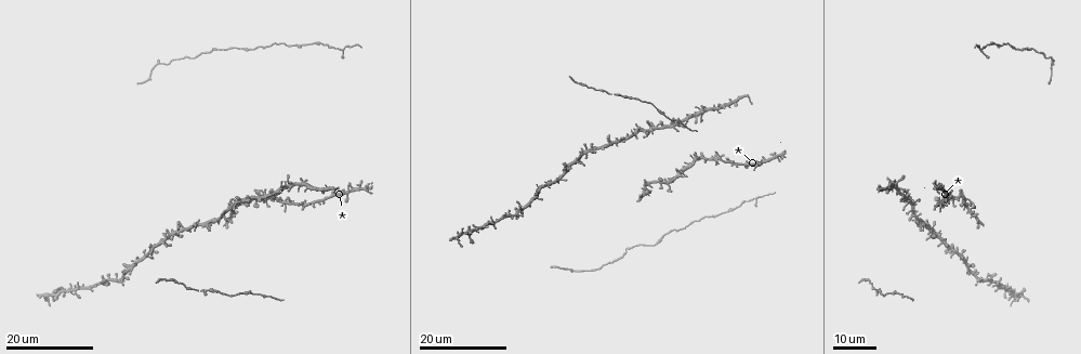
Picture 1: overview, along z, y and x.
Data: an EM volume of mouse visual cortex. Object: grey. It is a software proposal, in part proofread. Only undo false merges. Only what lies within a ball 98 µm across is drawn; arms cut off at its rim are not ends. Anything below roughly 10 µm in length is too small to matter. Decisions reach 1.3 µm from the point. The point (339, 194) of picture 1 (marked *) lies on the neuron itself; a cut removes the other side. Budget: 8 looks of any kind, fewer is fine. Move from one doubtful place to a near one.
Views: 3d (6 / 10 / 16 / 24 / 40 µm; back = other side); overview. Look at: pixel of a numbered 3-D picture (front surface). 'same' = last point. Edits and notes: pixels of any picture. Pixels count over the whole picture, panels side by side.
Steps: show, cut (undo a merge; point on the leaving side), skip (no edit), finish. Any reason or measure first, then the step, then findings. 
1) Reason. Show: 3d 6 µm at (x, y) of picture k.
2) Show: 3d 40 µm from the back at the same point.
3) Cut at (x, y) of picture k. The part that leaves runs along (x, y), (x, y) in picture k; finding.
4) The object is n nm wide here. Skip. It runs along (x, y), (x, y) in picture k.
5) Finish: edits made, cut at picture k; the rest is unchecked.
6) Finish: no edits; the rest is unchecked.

Thick turns thin. Show: 3d 16 µm at (297, 46) of picture 1.

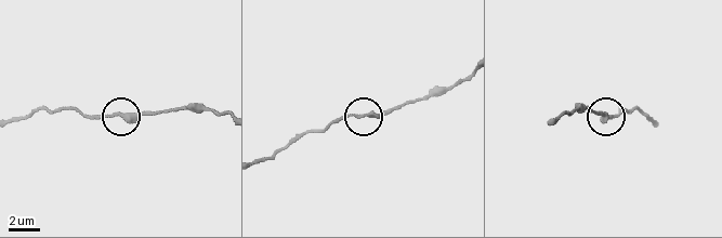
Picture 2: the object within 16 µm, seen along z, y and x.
Show: 3d 10 µm at (119, 117) of picture 2.

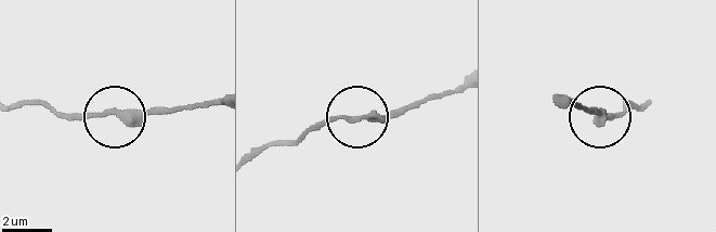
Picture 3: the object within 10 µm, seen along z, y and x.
Skip. Continuous, no second neuron.

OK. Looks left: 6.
Calibre changes. Show: 3d 24 µm at (221, 50) of picture 1.

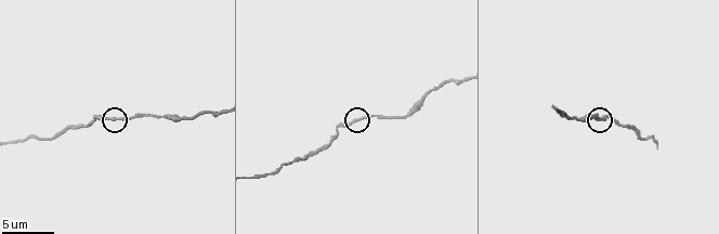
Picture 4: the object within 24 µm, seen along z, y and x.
Closer look. Show: 3d 6 µm at (357, 119) of picture 4.

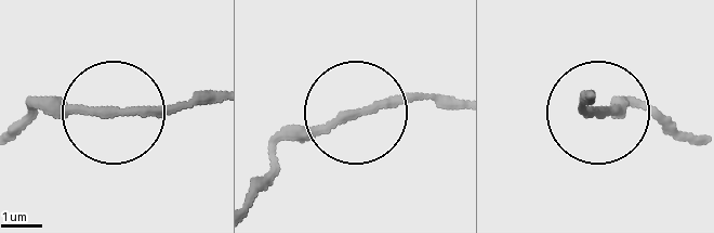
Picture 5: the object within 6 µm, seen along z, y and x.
The object is 180 nm wide here. Skip. It runs along (208, 94), (115, 115), (63, 115), (36, 98) in picture 5; all the same neuron.

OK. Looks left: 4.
Calibre changes. Show: 3d 24 µm at (726, 210) of picture 1.

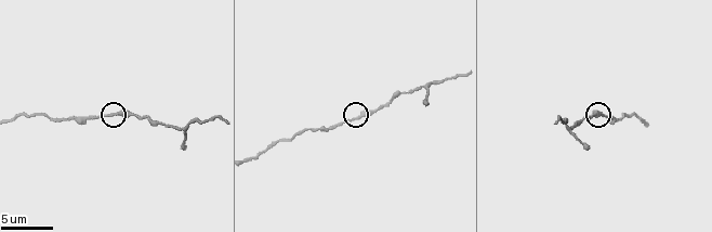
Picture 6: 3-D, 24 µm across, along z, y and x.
Show: 3d 10 µm at (358, 115) of picture 6.

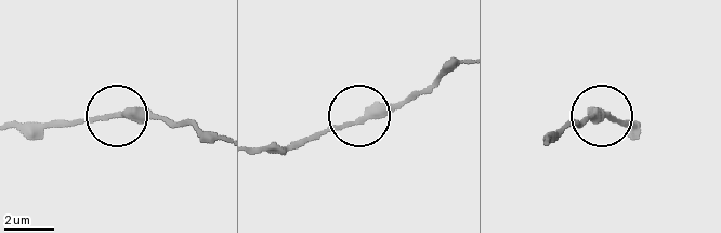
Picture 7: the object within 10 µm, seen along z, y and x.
Skip. Continuous, no second neuron.

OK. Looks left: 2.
Sudden change in width. Show: 3d 10 µm at (165, 116) of picture 4.

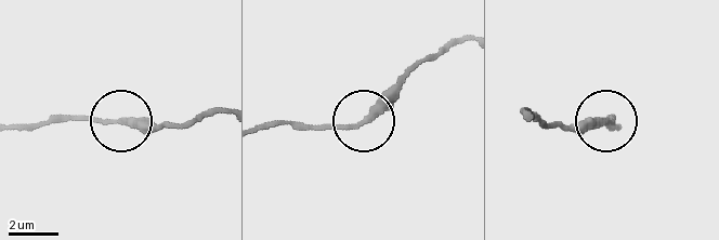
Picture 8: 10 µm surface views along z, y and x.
Skip. It runs along (220, 110), (182, 123), (54, 117) in picture 8; all the same neuron.

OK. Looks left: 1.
Finish: no edits; the rest is unchecked.

